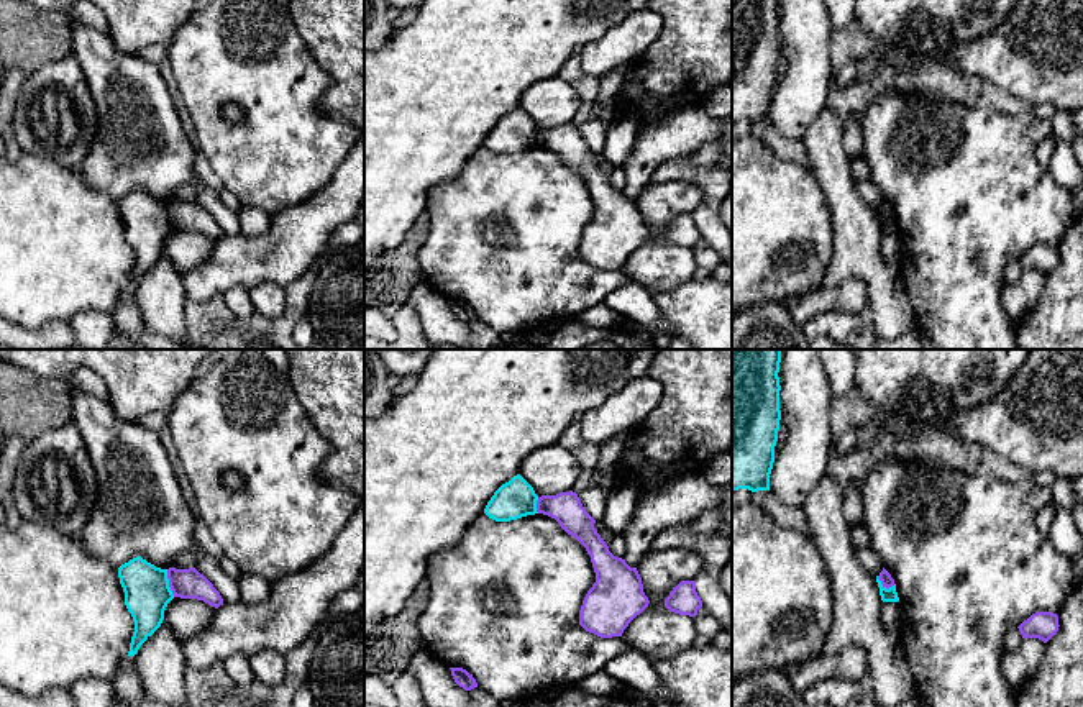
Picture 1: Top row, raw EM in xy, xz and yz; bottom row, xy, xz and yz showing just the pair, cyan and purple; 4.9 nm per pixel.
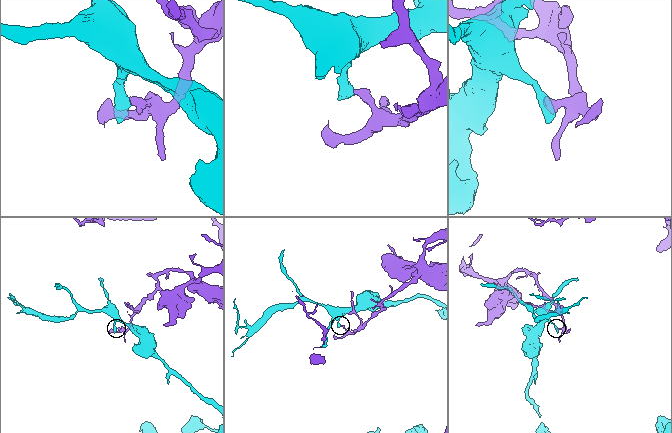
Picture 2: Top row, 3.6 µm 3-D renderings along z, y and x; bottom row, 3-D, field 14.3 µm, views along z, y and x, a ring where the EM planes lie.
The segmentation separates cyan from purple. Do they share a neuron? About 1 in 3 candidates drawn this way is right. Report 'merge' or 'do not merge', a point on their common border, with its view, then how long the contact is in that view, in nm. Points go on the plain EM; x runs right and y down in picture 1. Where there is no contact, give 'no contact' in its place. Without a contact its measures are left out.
do not merge; contact xy (168, 215); length 140 nm

